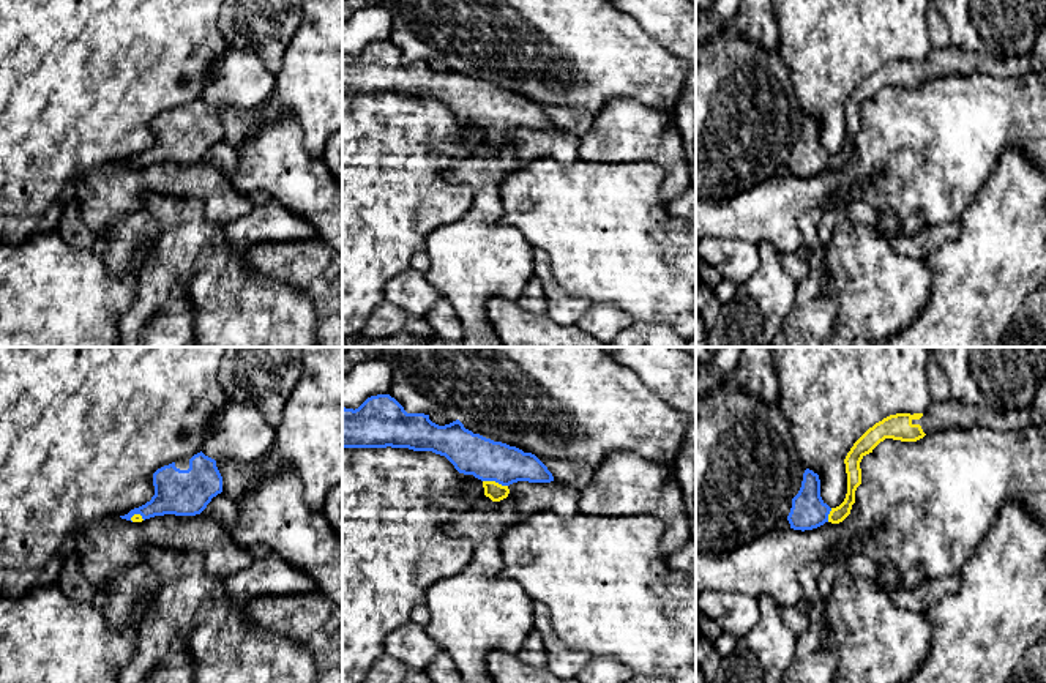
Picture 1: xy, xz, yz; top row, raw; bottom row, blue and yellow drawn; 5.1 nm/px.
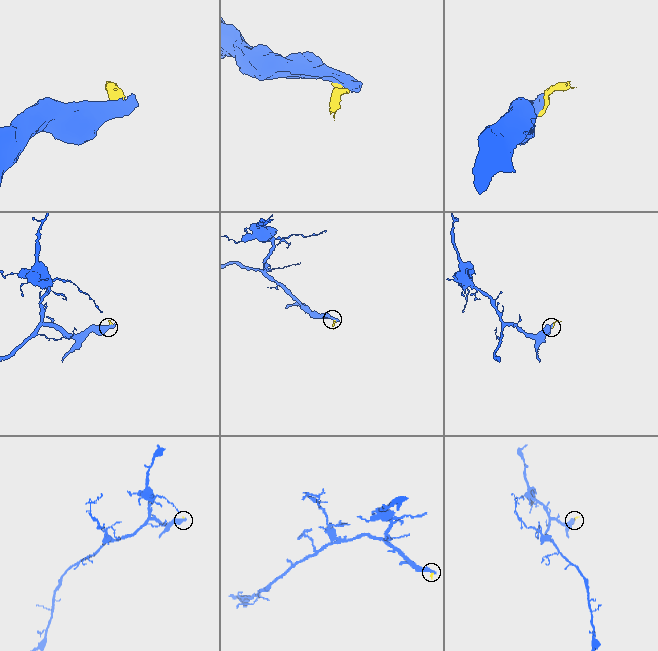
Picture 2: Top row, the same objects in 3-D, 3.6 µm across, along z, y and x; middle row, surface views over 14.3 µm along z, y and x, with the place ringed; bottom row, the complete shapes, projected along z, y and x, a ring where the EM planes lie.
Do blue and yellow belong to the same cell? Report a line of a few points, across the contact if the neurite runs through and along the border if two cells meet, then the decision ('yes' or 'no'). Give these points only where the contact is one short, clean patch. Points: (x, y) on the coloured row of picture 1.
line xz (470, 453), (496, 481), (494, 491); yes

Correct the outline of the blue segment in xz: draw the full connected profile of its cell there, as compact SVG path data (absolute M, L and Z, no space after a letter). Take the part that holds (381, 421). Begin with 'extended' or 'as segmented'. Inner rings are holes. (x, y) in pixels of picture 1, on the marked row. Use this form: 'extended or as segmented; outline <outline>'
extended; outline M390 394L371 396L355 410L342 407L342 448L387 446L445 456L459 473L481 480L492 502L506 498L513 483L554 481L535 454L473 434L459 420L439 426L429 415L407 413Z

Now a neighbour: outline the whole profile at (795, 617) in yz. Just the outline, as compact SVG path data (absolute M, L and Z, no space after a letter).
M803 603L792 607L781 607L779 610L784 623L798 636L806 631L809 617Z

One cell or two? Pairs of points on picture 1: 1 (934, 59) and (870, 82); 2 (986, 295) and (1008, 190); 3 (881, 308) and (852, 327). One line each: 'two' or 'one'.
1: one
2: one
3: one

